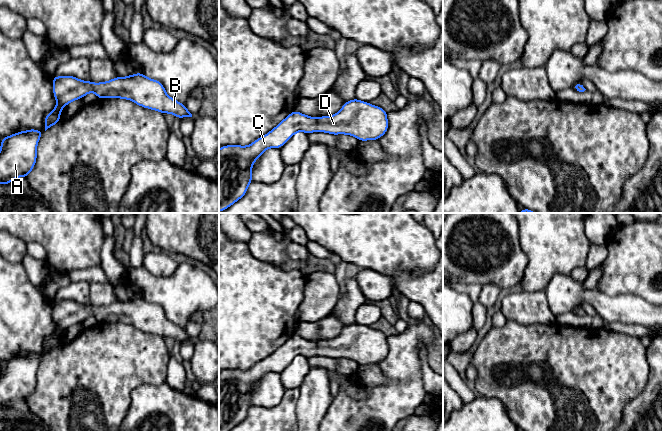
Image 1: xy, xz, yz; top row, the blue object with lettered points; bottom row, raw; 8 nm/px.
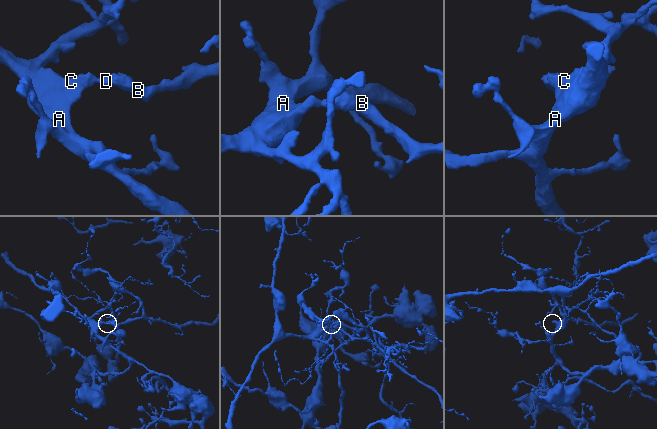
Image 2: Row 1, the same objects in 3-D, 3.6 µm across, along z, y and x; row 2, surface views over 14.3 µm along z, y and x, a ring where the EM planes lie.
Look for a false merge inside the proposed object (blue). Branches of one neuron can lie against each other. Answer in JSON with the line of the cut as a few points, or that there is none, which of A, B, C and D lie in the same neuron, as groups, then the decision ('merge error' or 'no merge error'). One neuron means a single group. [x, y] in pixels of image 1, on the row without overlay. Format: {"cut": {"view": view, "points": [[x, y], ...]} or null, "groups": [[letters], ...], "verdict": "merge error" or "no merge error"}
{"cut": null, "groups": [["A", "B", "C", "D"]], "verdict": "no merge error"}

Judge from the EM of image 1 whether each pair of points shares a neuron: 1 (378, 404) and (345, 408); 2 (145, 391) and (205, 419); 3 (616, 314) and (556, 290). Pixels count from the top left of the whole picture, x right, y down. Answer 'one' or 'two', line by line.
1: one
2: one
3: one

